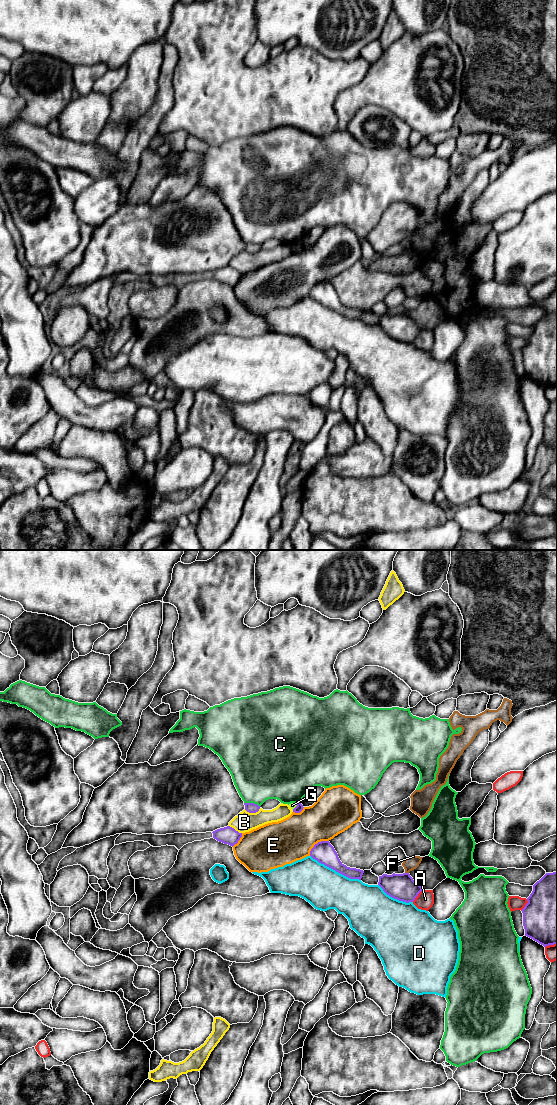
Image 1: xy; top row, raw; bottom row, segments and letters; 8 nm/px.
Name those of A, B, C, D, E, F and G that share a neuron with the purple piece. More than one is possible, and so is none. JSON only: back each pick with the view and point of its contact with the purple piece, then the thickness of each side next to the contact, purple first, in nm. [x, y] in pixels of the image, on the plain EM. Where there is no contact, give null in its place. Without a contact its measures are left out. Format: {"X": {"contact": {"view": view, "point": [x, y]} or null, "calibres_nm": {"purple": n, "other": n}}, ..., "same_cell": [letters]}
{"same_cell": []}

